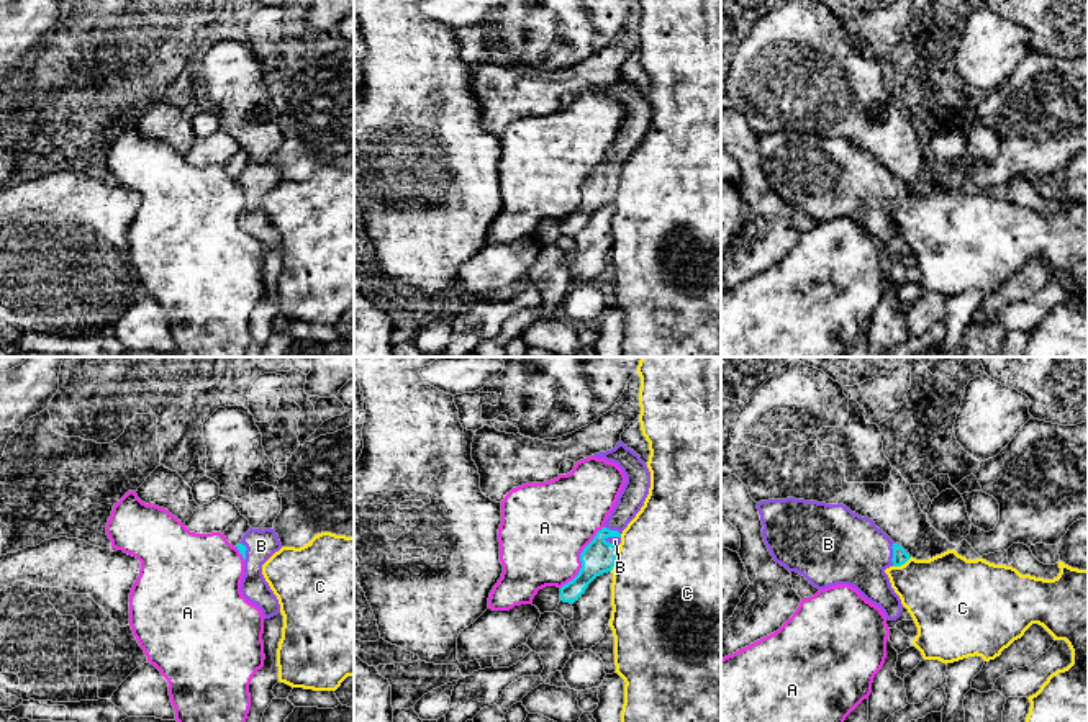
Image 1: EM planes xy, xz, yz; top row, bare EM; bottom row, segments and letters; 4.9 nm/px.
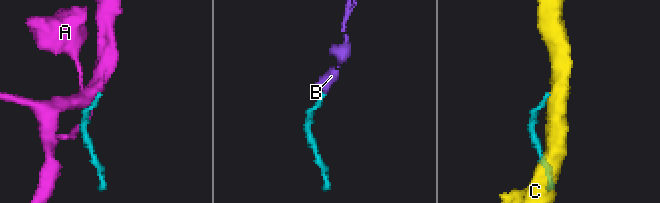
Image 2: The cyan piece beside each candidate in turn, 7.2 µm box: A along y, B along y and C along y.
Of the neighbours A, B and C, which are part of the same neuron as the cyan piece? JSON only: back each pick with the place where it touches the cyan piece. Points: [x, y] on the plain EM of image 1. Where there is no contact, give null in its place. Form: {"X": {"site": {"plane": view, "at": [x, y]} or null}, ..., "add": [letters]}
{"B": {"site": {"plane": "yz", "at": [893, 187]}}, "add": ["B"]}

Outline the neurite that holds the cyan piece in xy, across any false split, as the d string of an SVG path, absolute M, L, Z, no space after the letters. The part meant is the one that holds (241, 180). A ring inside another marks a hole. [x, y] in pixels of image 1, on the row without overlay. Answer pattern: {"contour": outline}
{"contour": "M249 162L236 178L244 192L244 210L241 214L243 229L256 237L264 252L280 246L280 237L262 208L262 198L282 182L274 162Z"}

